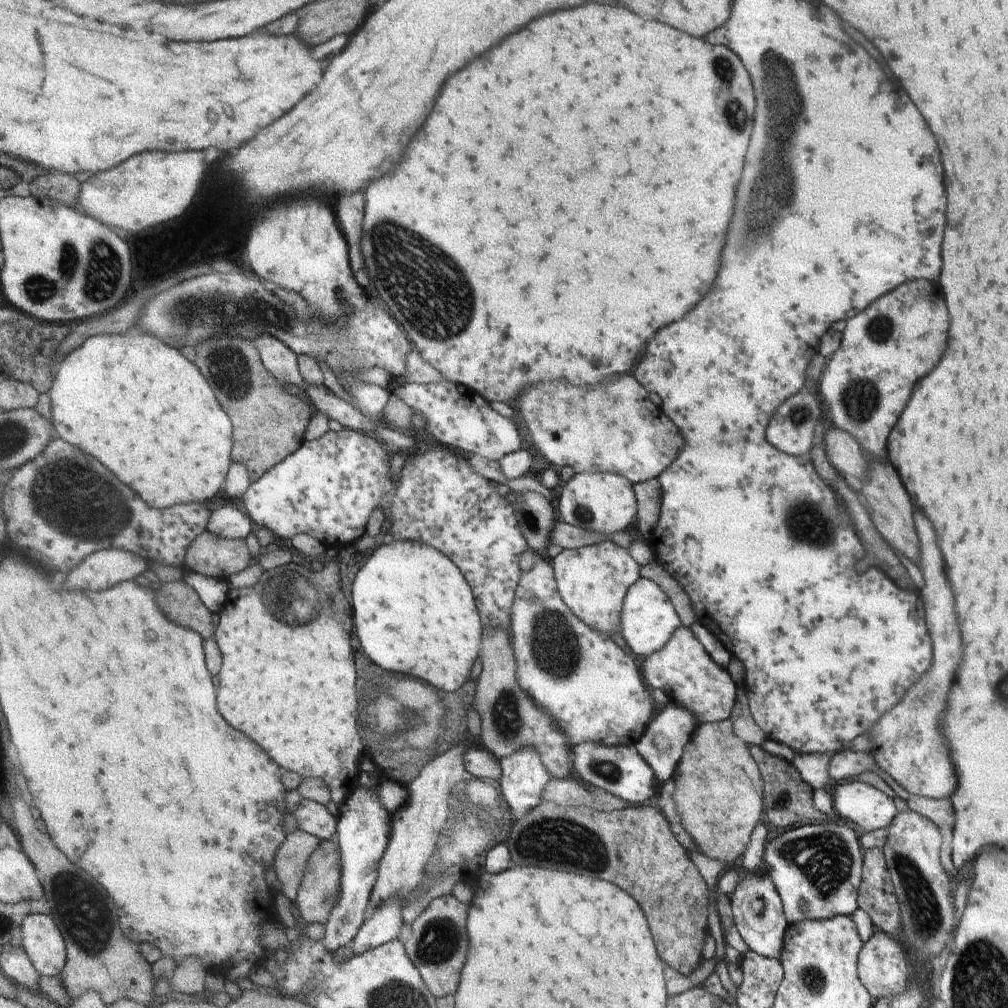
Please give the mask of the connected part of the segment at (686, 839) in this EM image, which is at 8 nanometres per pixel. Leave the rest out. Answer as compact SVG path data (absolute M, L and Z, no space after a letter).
M675 779L660 783L656 795L659 808L661 808L662 814L667 818L667 821L670 822L671 830L678 837L679 842L683 844L683 847L688 852L691 850L697 851L696 846L691 841L689 832L685 830L683 822L681 822L681 814L677 812L673 794L675 794Z

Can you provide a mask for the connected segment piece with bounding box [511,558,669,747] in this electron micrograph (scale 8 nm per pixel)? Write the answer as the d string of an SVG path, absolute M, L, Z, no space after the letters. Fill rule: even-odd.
M542 558L530 571L523 572L512 608L511 639L518 664L518 683L556 720L558 727L572 740L573 746L603 743L609 747L636 747L653 722L655 708L669 704L669 696L649 684L645 686L635 660L625 654L607 634L582 623L563 600L551 561Z

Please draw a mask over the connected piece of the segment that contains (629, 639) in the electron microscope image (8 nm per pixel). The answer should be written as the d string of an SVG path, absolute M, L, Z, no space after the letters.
M642 577L638 583L631 586L623 605L620 634L635 655L647 657L660 651L683 626L682 618L659 584Z

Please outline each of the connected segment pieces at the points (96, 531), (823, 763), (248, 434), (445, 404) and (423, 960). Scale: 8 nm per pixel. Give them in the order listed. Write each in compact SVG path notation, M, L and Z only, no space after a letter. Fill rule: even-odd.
M61 438L51 439L48 447L35 460L16 468L2 492L9 540L29 560L41 562L51 572L75 570L89 555L103 549L123 549L142 556L149 562L184 566L192 543L208 530L212 511L205 503L187 503L166 509L153 508L135 494L110 468L89 453Z
M792 752L788 761L797 770L799 777L813 790L825 790L825 786L834 785L827 774L827 764L831 760L831 752L822 754L797 754Z
M229 335L215 337L197 348L194 363L210 381L219 402L233 420L232 460L247 467L253 483L302 447L313 408L304 397L285 392L285 383L267 370L253 341Z
M453 382L441 383L407 383L394 390L407 405L421 413L428 422L427 432L451 448L473 452L494 461L523 448L517 426L511 418L501 416L491 408L491 404L479 393Z
M453 895L433 899L405 934L406 951L415 966L419 968L431 992L434 992L438 998L457 994L461 982L461 970L467 962L470 946L468 932L470 907L470 904L457 900Z

